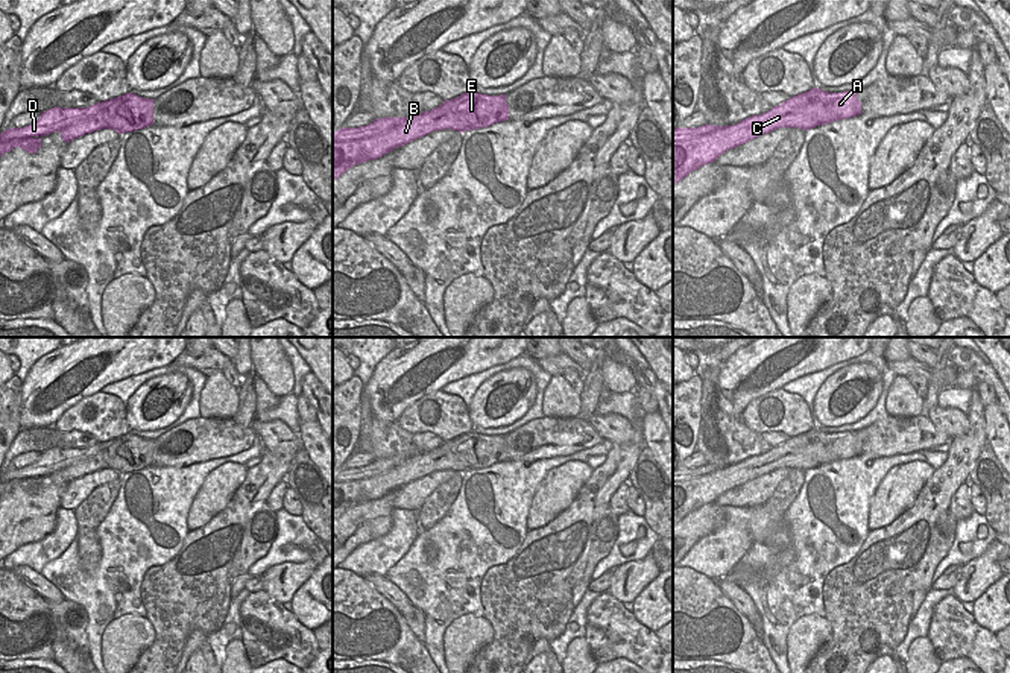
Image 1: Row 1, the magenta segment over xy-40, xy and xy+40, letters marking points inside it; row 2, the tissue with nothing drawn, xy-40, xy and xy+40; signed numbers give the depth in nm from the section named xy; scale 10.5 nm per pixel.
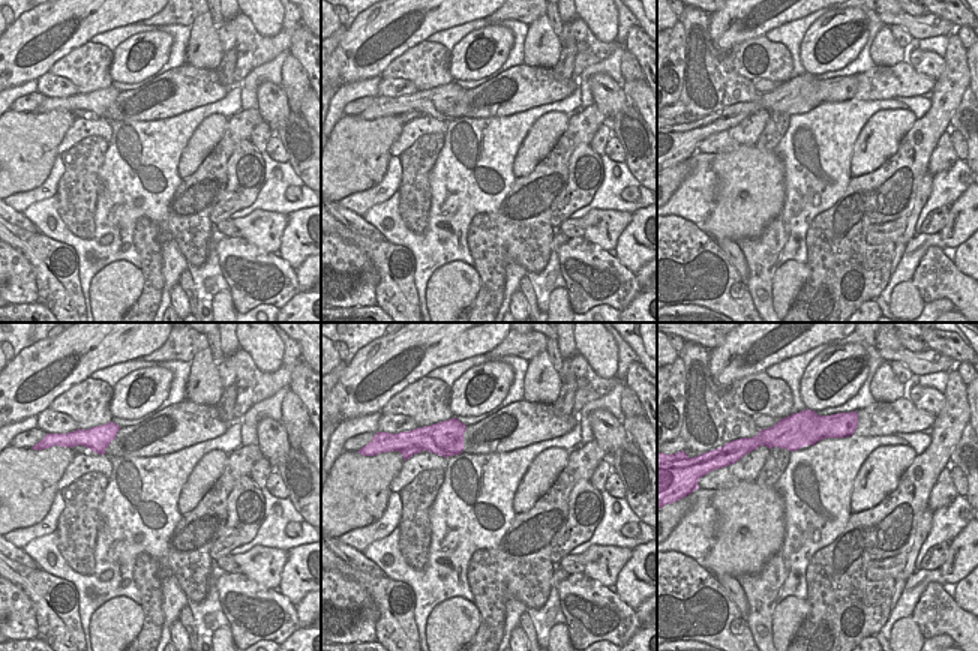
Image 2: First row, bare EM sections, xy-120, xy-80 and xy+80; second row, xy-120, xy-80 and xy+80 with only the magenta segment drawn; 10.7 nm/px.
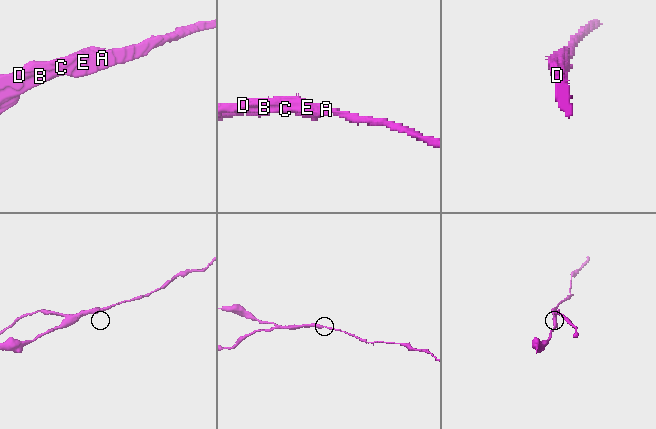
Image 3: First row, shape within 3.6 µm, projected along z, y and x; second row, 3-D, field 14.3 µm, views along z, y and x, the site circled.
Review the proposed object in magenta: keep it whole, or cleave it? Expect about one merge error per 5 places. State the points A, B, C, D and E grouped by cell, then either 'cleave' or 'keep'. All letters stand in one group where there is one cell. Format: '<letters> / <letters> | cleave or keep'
A D / B C E | cleave

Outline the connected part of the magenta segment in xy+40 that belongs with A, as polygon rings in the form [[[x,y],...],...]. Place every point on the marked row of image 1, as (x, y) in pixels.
[[[811,88],[810,91],[805,91],[802,94],[797,94],[794,97],[790,97],[788,100],[782,102],[781,105],[794,108],[797,115],[805,115],[808,109],[803,108],[802,100],[810,97],[816,97],[816,94],[820,93],[820,99],[817,106],[823,112],[823,120],[805,120],[802,123],[802,129],[811,129],[819,125],[828,125],[831,122],[851,118],[861,114],[861,102],[857,97],[857,91],[843,91],[843,93],[828,93],[822,91],[820,88]]]

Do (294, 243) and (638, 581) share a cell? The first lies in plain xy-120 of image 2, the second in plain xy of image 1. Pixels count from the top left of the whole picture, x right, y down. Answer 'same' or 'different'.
different

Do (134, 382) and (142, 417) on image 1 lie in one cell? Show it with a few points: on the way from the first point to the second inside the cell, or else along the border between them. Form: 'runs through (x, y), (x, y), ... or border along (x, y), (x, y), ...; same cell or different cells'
border along (167, 372), (146, 380), (125, 403); different cells

